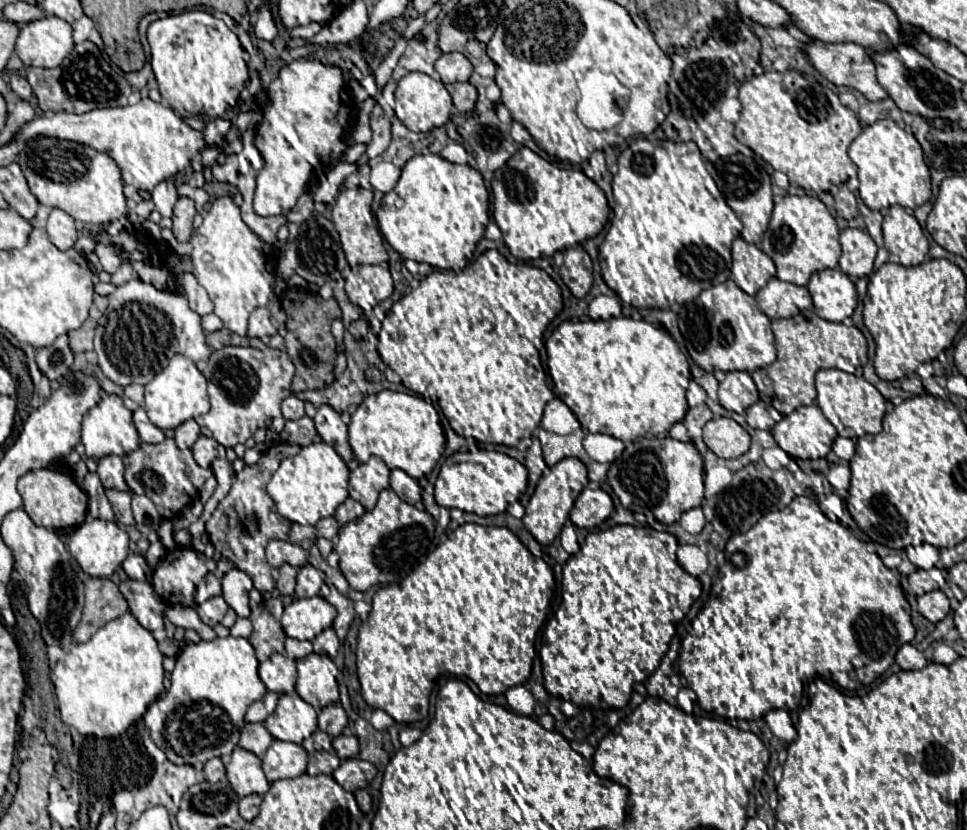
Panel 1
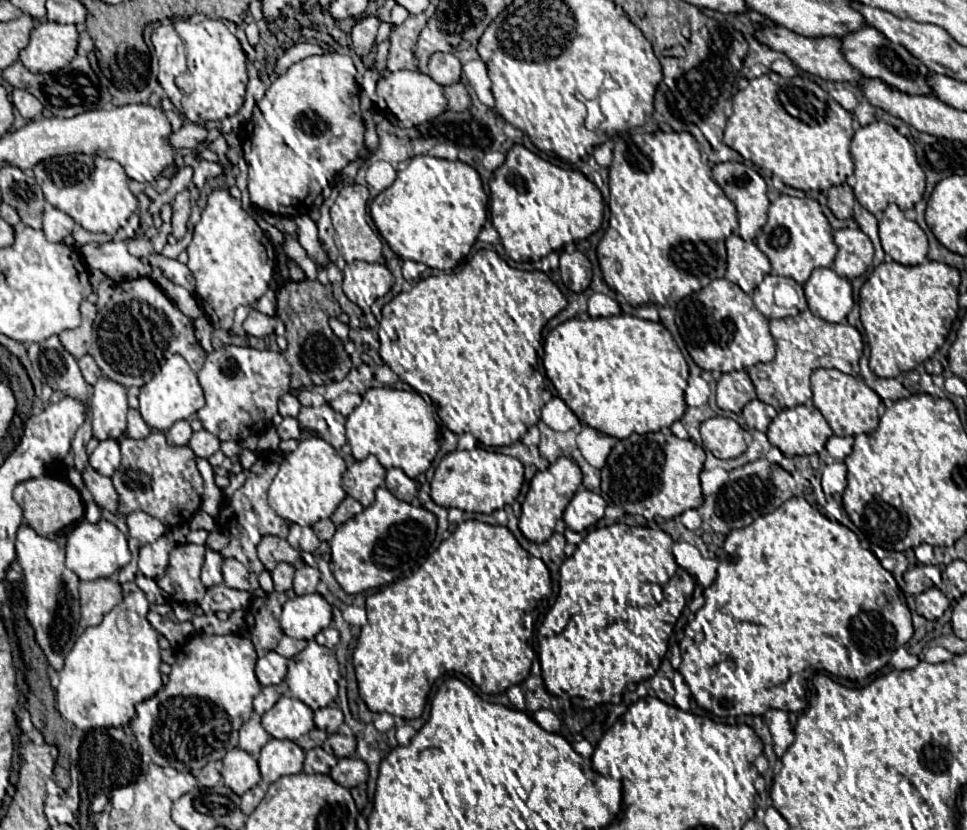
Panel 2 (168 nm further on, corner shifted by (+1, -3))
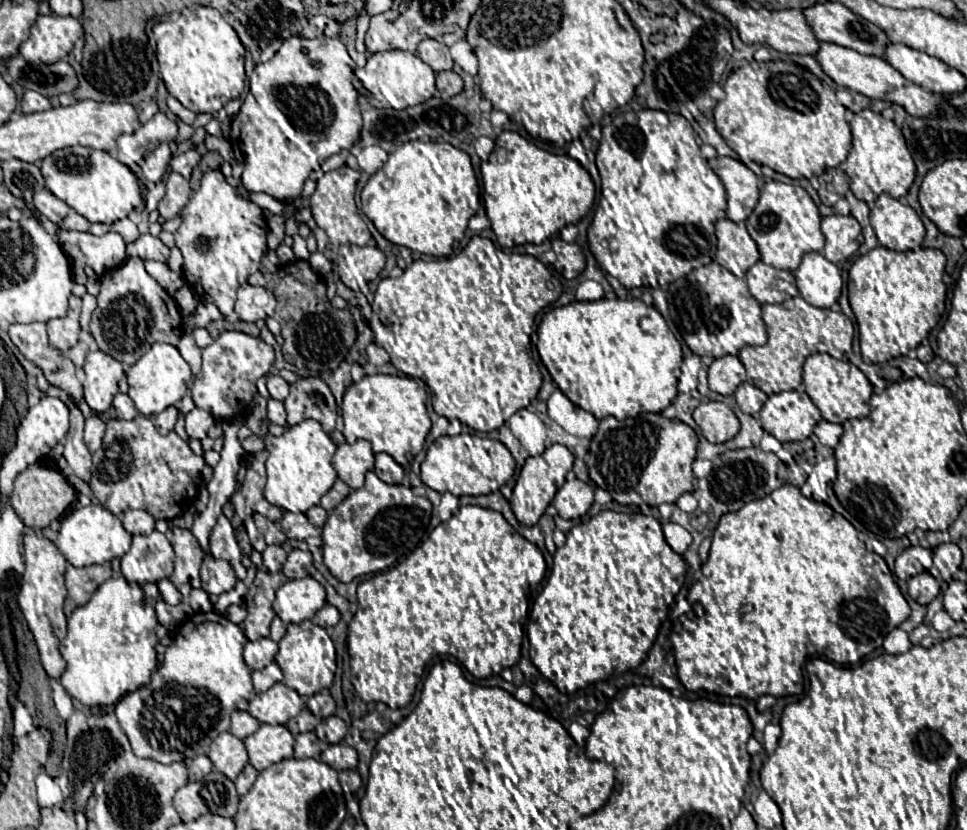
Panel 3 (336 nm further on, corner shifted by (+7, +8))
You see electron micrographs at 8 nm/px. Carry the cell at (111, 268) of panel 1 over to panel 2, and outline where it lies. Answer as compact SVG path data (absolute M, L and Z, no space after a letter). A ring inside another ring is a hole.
M88 243L78 249L82 261L88 269L100 269L112 281L122 281L124 277L136 279L138 275L150 275L152 267L144 265L140 259L128 252L128 244L120 243Z

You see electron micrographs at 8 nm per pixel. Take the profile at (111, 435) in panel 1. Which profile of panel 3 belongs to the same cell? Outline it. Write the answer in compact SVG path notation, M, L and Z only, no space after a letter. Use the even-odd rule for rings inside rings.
M94 350L84 362L84 398L86 404L98 414L106 414L112 408L112 400L118 394L118 380L124 376L124 366L108 354Z

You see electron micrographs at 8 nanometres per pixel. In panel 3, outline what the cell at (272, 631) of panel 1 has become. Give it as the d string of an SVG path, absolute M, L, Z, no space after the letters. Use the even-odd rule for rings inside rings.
M258 570L256 573L250 592L244 598L248 616L239 625L249 641L256 641L270 634L270 622L274 618L272 604L280 584L279 580L278 576L264 570Z

